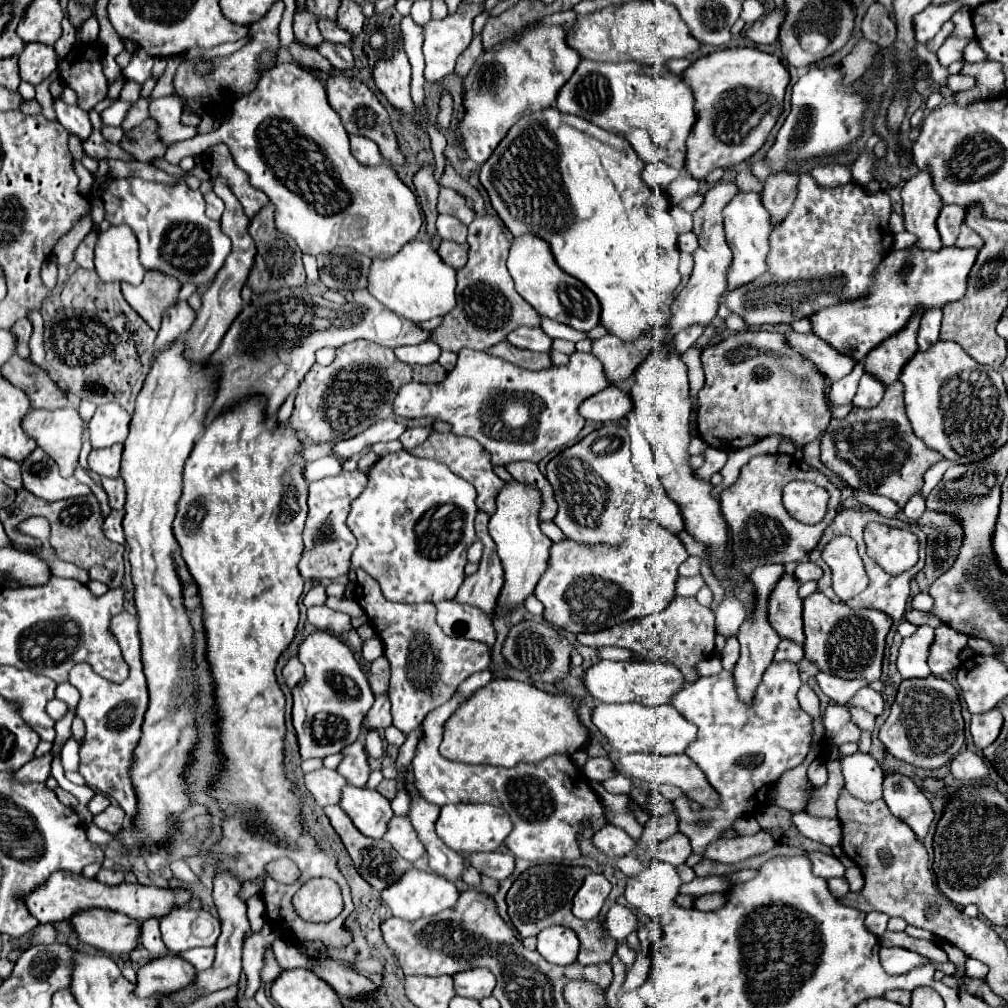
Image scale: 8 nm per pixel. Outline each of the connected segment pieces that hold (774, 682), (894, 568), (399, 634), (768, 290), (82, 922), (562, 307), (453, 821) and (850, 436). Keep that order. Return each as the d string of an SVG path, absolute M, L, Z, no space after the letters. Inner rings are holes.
M771 663L767 667L767 671L763 673L763 681L759 685L759 693L755 695L753 705L743 705L737 699L735 693L735 683L733 683L733 675L729 671L721 671L719 675L713 677L699 677L695 683L683 687L681 691L677 691L671 697L671 703L687 721L697 725L697 737L695 741L687 747L685 755L691 757L691 761L705 773L705 777L709 779L711 787L719 793L719 805L715 809L705 809L701 807L699 811L691 809L691 801L685 795L677 797L673 801L677 813L679 813L679 831L685 833L691 839L691 847L695 855L703 855L707 845L717 841L723 831L727 827L731 827L731 823L741 817L743 813L747 813L747 807L761 807L765 803L765 795L769 791L769 787L773 783L777 783L777 779L781 777L781 773L785 773L787 769L797 767L805 755L811 749L811 739L813 739L813 717L809 717L797 703L797 691L801 687L801 679L799 679L799 671L795 663ZM697 819L705 819L709 821L707 825L695 825Z
M869 523L865 527L867 555L887 573L903 573L917 563L919 541L911 531Z
M357 571L355 601L361 605L373 631L383 641L385 657L391 663L389 697L393 725L405 735L421 725L427 713L447 703L461 681L491 665L491 651L485 643L471 639L453 639L439 629L439 625L435 623L435 605L393 603L383 597L379 583L365 571Z
M801 173L799 197L791 213L771 235L771 251L767 255L769 263L767 275L727 293L725 305L735 315L741 315L747 325L763 325L763 323L773 325L773 323L791 323L795 319L809 317L821 307L829 307L841 301L851 301L867 295L871 273L875 271L877 263L885 257L885 253L893 243L893 235L887 227L889 213L891 203L885 191L881 191L879 195L867 195L863 187L819 189L809 173Z
M93 907L79 911L79 915L73 915L69 923L83 943L103 949L105 953L119 955L137 947L139 923L127 915Z
M523 235L513 239L507 269L515 281L517 293L543 317L555 319L579 331L591 331L599 325L601 305L593 291L589 291L579 279L563 273L553 261L551 249L543 239L535 239L533 235Z
M445 805L441 807L441 815L435 823L435 831L439 835L439 839L451 847L451 851L459 853L463 859L463 881L471 887L479 887L479 879L481 875L471 867L469 855L473 853L485 853L485 851L495 851L503 839L511 833L511 821L507 817L507 813L501 807L493 807L493 805Z
M893 383L887 387L883 401L873 409L853 409L845 419L831 419L821 437L821 463L839 475L853 489L885 495L901 509L907 499L921 491L925 471L941 461L937 451L931 451L923 439L915 437L903 401L903 385Z

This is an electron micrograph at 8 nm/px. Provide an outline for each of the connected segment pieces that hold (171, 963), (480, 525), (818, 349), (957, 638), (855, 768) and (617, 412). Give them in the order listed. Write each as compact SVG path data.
M165 955L149 961L137 971L137 995L149 997L153 993L175 993L191 985L195 969L179 955Z
M479 511L475 517L475 531L477 531L477 539L485 547L483 557L479 563L479 571L465 579L459 593L455 595L455 601L471 603L473 607L479 607L483 613L491 615L491 611L495 611L499 591L503 589L503 567L497 557L495 543L487 533L487 523L489 523L489 515Z
M787 331L783 333L785 343L795 349L803 359L815 363L815 367L829 379L839 381L847 373L851 373L855 359L837 353L831 349L827 343L823 343L817 335L813 333L797 333L797 331Z
M947 625L935 627L935 639L931 643L931 653L927 663L933 675L951 673L959 667L959 653L967 647L967 635L959 633Z
M827 747L823 753L825 761L839 761L841 771L845 777L845 789L861 801L877 801L881 799L881 783L883 783L883 771L879 763L867 755L867 753L853 753L853 755L841 755L837 747Z
M611 385L589 399L585 399L579 405L579 413L585 419L597 421L597 423L607 423L607 421L619 421L633 409L633 401L627 391Z

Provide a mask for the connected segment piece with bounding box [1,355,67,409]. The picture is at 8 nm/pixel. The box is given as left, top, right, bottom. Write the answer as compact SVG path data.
M11 355L11 359L1 367L1 375L11 381L11 385L25 391L35 409L59 409L67 405L65 391L31 361Z

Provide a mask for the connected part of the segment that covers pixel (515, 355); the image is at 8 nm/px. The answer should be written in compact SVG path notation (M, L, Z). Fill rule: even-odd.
M507 341L497 343L495 347L487 349L487 353L489 355L495 355L495 357L501 357L501 359L513 363L513 365L523 367L523 369L531 369L531 371L541 371L545 367L551 367L549 353L535 353L535 351L519 349L519 347L513 347Z

